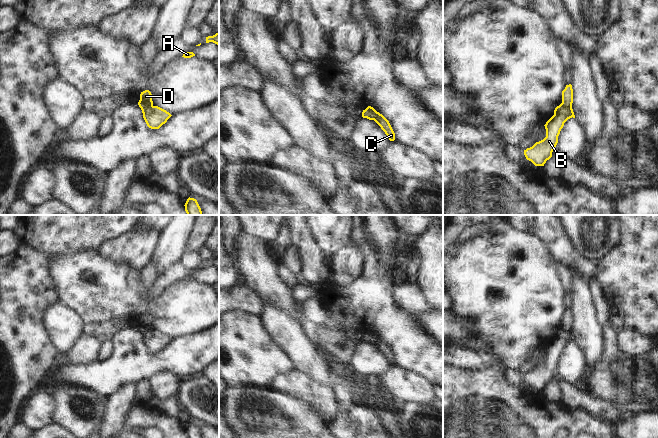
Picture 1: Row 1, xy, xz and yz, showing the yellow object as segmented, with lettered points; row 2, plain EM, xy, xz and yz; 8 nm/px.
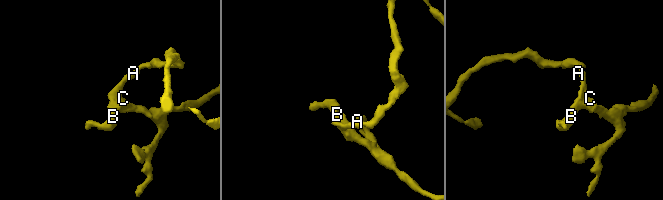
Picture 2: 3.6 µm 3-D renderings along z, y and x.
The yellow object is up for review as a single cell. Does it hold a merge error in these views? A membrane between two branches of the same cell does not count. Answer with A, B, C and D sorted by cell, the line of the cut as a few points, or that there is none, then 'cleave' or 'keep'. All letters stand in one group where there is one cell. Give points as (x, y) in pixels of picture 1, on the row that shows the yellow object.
A D / B C; cut in xy along (152, 105), (144, 105), (141, 108); cleave

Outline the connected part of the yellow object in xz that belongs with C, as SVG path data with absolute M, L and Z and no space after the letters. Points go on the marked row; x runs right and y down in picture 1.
M378 112L379 118L374 120L380 127L381 129L385 132L385 134L388 136L390 141L395 140L395 133L389 123L389 121Z

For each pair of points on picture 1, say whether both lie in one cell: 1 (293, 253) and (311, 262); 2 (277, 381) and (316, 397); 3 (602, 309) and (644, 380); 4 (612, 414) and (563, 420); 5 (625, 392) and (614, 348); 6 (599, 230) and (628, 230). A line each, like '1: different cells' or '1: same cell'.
1: different cells
2: same cell
3: same cell
4: different cells
5: same cell
6: different cells

